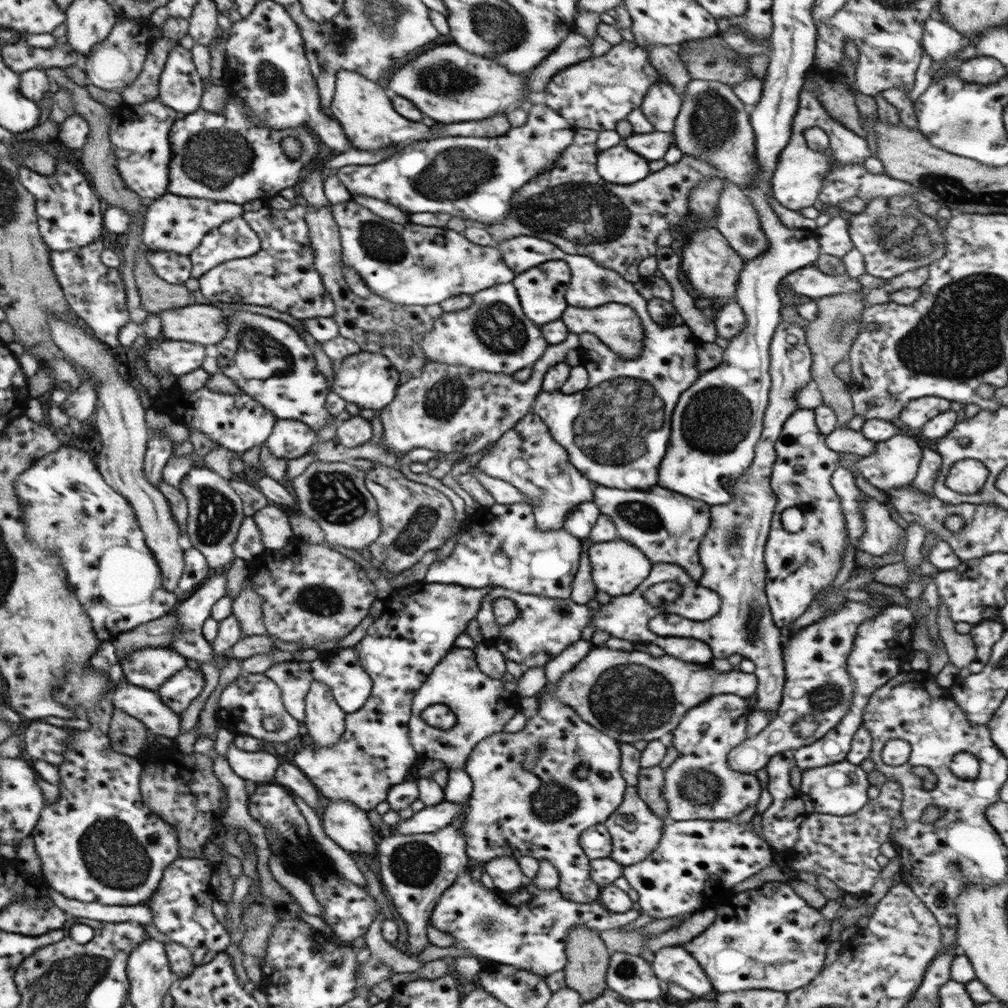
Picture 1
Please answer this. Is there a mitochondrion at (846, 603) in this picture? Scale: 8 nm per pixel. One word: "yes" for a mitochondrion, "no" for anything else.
no

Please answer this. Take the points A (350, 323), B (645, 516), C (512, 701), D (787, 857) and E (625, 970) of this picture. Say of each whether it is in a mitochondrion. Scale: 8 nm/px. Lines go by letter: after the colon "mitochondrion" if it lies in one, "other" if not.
A: other
B: mitochondrion
C: other
D: other
E: mitochondrion

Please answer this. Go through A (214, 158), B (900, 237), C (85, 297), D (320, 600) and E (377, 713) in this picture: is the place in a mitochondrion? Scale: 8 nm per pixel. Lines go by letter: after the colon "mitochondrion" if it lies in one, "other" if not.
A: mitochondrion
B: mitochondrion
C: mitochondrion
D: mitochondrion
E: other

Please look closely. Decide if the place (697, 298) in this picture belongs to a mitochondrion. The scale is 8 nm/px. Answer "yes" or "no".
no

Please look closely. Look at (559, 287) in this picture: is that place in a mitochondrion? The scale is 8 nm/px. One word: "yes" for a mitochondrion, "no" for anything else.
no

